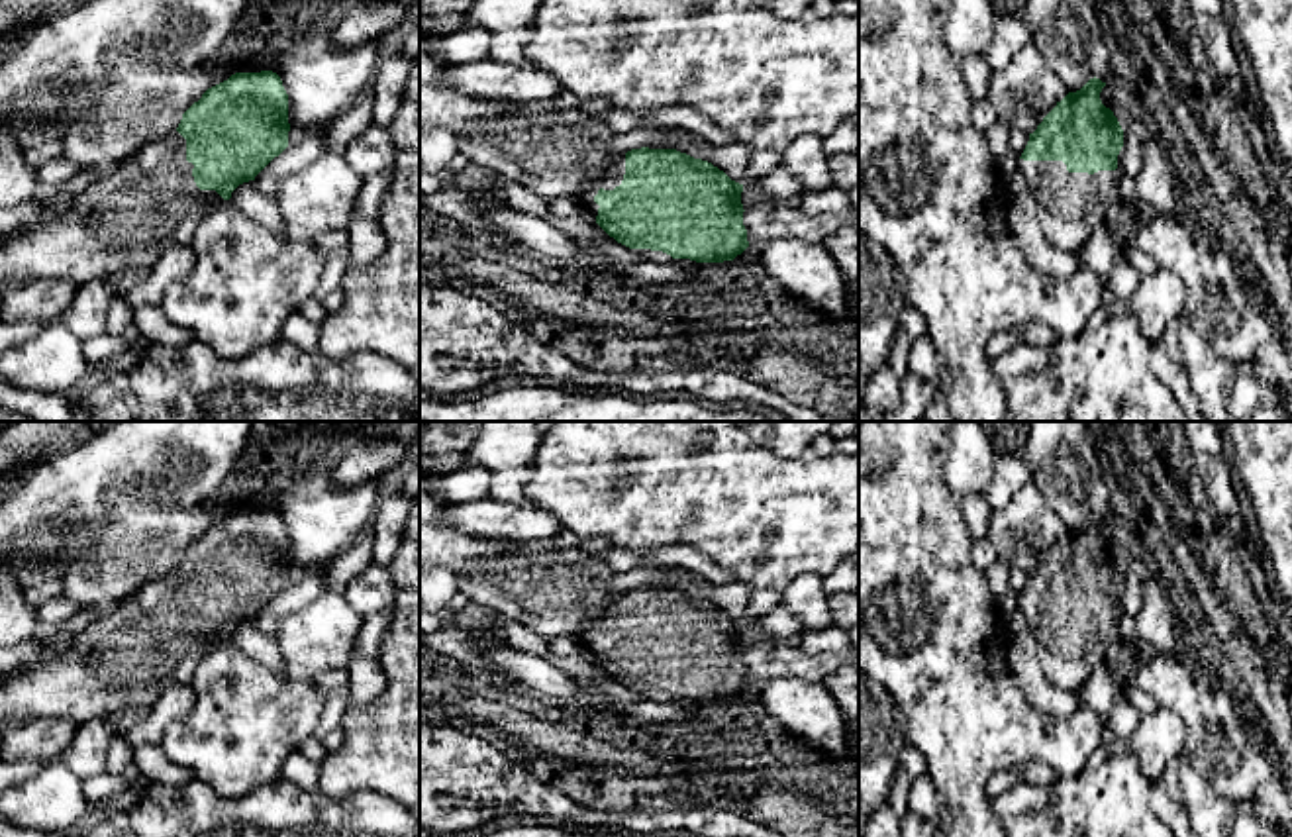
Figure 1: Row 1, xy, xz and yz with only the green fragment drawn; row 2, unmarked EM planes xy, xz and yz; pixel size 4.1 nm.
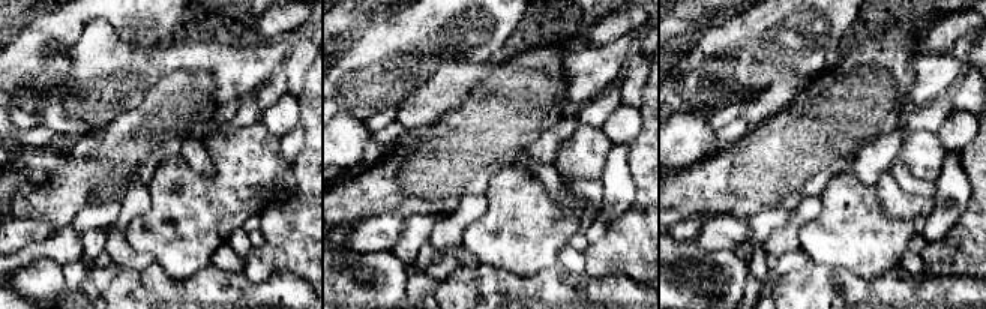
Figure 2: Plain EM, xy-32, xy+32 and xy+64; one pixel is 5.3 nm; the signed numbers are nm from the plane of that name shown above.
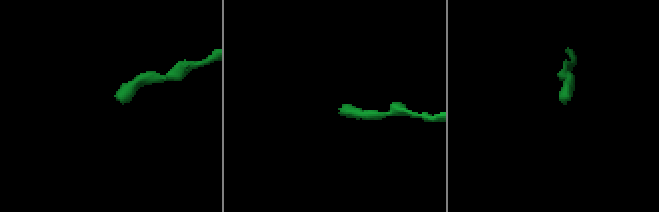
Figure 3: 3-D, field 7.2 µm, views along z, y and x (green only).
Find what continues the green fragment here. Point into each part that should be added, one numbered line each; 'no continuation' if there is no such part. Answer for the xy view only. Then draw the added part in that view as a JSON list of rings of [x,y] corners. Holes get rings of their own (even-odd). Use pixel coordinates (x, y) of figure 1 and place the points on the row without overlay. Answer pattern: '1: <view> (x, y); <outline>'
1: xy (130, 653); [[[173,570],[143,584],[131,598],[86,619],[80,643],[43,665],[18,668],[0,682],[0,727],[31,717],[65,717],[78,725],[129,706],[153,706],[161,690],[192,682],[198,663],[225,639],[200,629],[186,600],[186,578]]]

